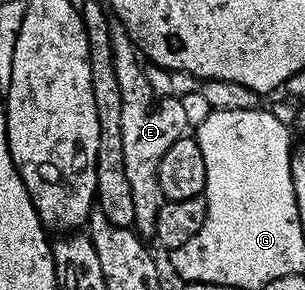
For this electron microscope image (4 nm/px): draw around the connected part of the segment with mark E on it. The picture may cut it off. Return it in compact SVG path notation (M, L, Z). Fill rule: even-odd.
M113 23L109 26L109 33L113 36L111 47L115 59L115 75L119 75L119 89L123 99L123 159L127 163L127 179L131 182L131 195L135 195L135 229L142 238L149 239L156 231L156 221L159 219L160 209L163 204L161 188L159 187L159 167L163 163L163 155L179 143L190 132L186 112L183 111L183 103L176 96L157 97L155 91L147 81L145 65L142 54L139 52L133 34L125 30L124 25Z

